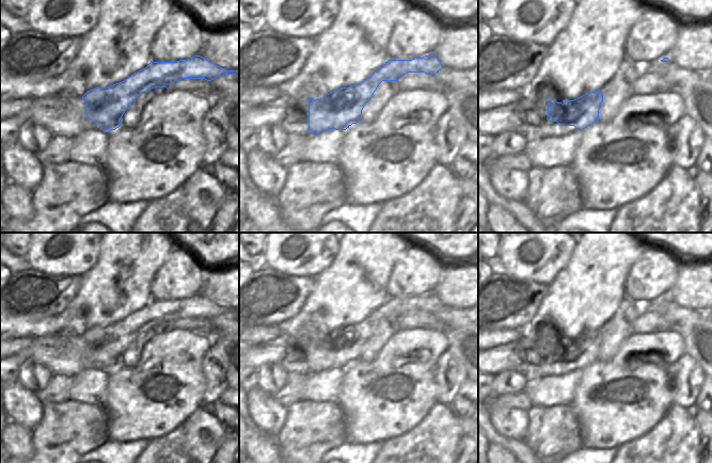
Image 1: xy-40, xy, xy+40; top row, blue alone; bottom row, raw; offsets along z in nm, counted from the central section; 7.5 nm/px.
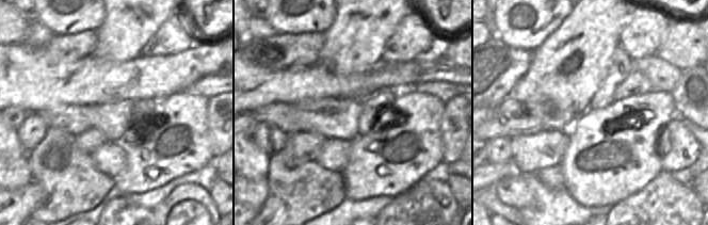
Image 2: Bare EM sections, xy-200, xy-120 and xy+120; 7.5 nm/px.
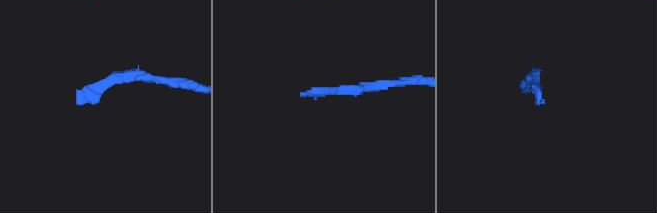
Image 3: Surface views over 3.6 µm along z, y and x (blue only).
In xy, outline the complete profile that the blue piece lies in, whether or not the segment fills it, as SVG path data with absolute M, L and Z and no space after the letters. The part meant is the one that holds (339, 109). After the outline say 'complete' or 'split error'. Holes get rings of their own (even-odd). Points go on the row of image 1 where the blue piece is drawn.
M434 53L412 60L389 60L367 79L357 85L335 90L320 99L308 99L310 134L290 137L311 137L327 130L346 130L360 122L364 106L370 100L382 81L398 81L408 73L436 75L444 66Z; split error

